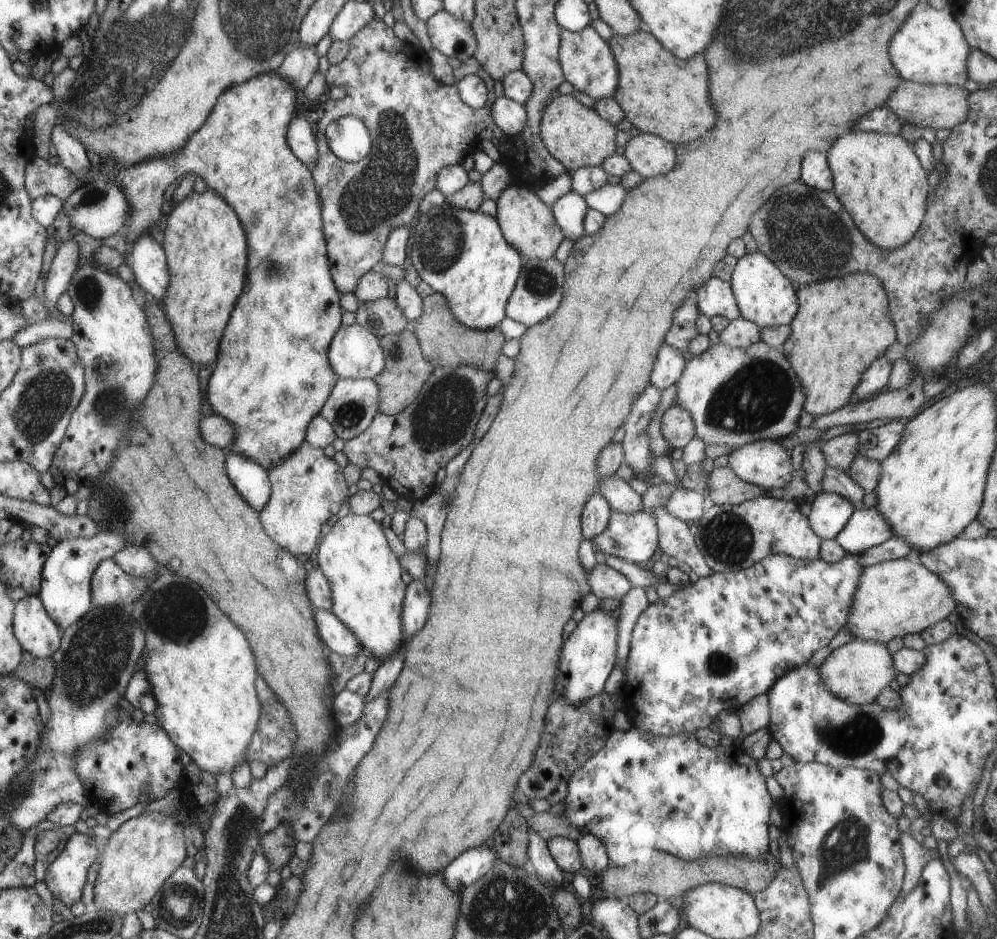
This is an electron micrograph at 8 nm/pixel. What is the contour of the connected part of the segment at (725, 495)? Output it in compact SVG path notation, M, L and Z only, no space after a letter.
M715 467L706 479L706 489L713 505L734 506L767 494L763 487L748 484L737 478L733 470L728 467Z

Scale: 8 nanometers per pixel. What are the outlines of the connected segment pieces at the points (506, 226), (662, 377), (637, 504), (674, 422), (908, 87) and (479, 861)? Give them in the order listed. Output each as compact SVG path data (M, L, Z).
M507 186L496 201L496 220L503 232L504 239L520 252L526 260L548 260L556 253L557 246L563 241L552 210L539 199L536 193L521 186Z
M660 346L656 361L653 362L652 374L649 376L649 383L654 388L665 389L679 379L684 368L682 353L671 346Z
M616 474L605 476L599 480L599 492L607 500L612 511L619 513L639 512L641 510L641 496L638 496L627 483L619 479Z
M673 404L661 418L661 434L668 440L669 447L676 454L696 436L691 414L688 414L679 404Z
M901 79L897 90L885 100L884 108L893 110L893 114L897 114L901 122L907 122L909 125L934 130L949 130L964 122L968 117L968 98L969 92L961 86L922 84Z
M489 843L469 846L443 870L445 884L451 890L462 891L474 880L487 874L493 868L493 860L498 858L497 850Z

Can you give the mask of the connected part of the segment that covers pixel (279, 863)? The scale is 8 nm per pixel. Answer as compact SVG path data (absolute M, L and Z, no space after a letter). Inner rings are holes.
M281 822L260 838L260 852L268 859L272 869L282 868L294 855L295 843L289 826Z

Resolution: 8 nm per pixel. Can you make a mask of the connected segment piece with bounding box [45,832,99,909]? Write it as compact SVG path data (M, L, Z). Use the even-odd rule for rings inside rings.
M73 833L63 851L46 869L46 885L55 899L69 909L81 901L89 868L99 858L95 838Z

